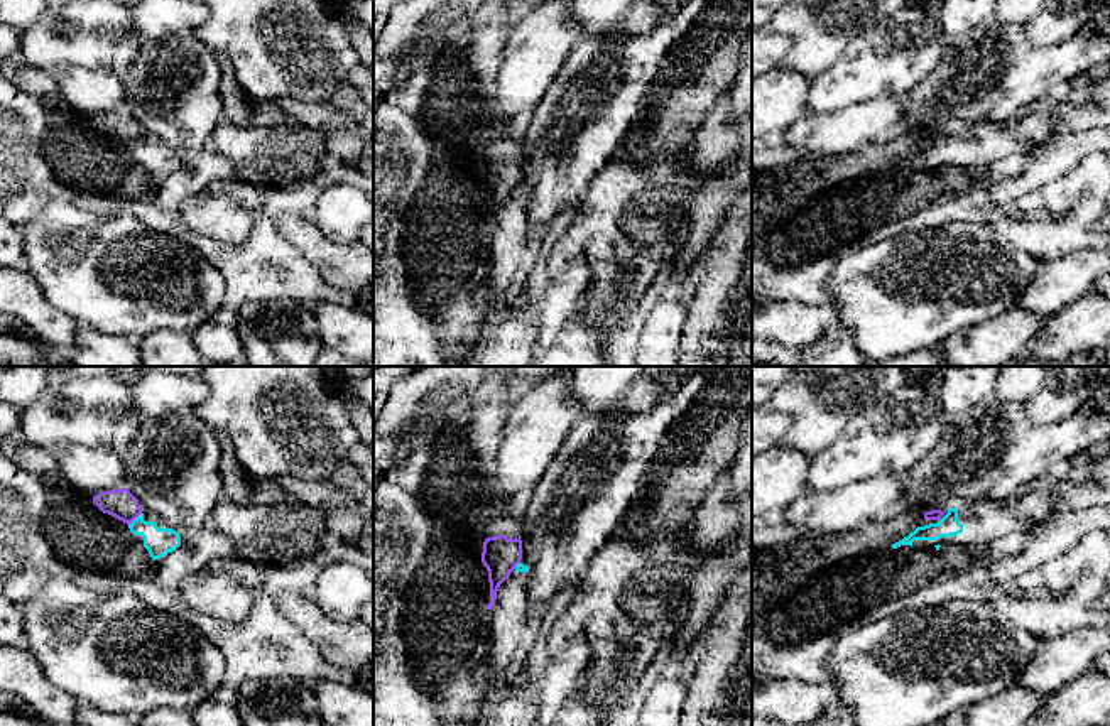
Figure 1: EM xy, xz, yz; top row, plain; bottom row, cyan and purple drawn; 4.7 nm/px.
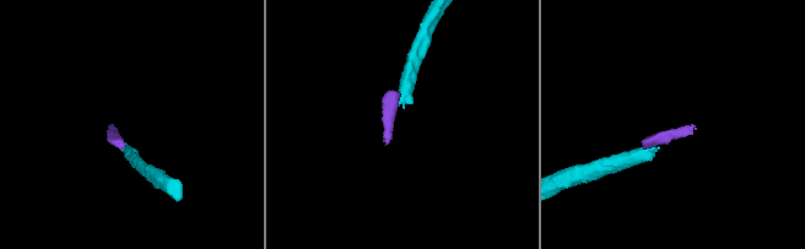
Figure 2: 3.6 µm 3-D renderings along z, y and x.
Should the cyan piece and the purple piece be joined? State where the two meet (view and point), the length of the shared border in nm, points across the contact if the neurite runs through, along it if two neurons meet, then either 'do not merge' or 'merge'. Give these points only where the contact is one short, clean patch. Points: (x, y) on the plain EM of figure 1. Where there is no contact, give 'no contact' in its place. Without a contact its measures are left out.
contact xy (136, 140); length 90 nm; border xy (141, 134), (127, 146); do not merge

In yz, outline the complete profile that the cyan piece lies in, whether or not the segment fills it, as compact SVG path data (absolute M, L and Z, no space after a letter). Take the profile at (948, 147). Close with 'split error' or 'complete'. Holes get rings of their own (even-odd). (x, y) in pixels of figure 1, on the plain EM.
M1037 100L1004 122L949 130L939 142L926 142L890 169L911 167L914 174L933 177L941 167L958 167L973 174L1014 154L1029 155L1039 144L1061 132L1051 108L1049 101Z; split error

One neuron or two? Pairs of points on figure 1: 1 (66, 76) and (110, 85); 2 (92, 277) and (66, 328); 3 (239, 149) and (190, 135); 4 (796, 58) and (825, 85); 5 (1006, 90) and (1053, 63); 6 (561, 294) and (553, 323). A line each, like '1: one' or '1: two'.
1: one
2: two
3: two
4: two
5: one
6: one

